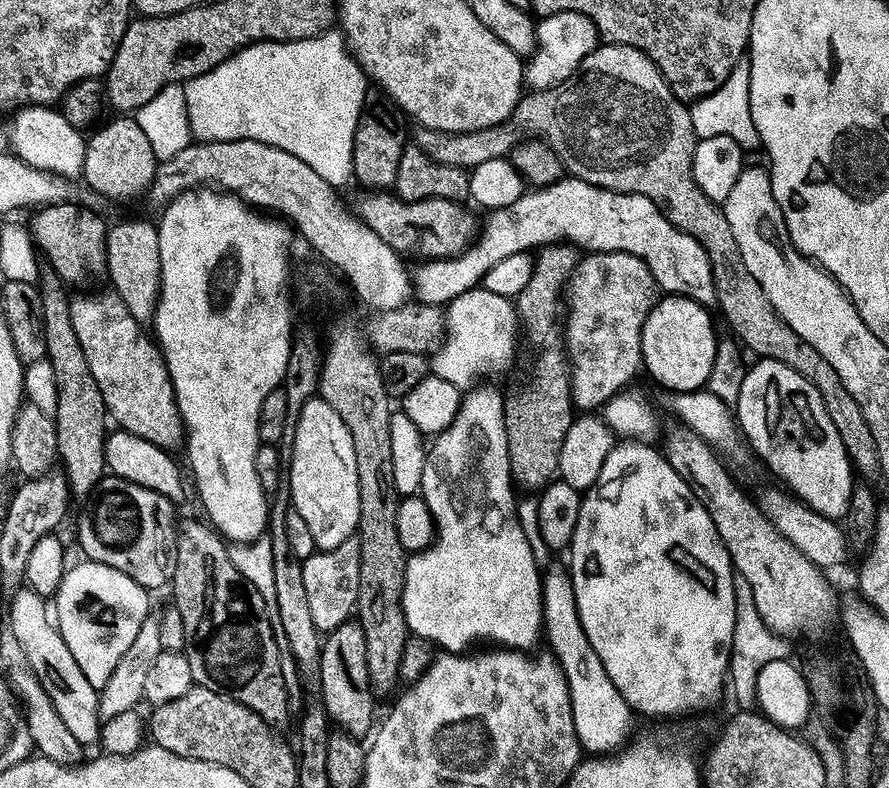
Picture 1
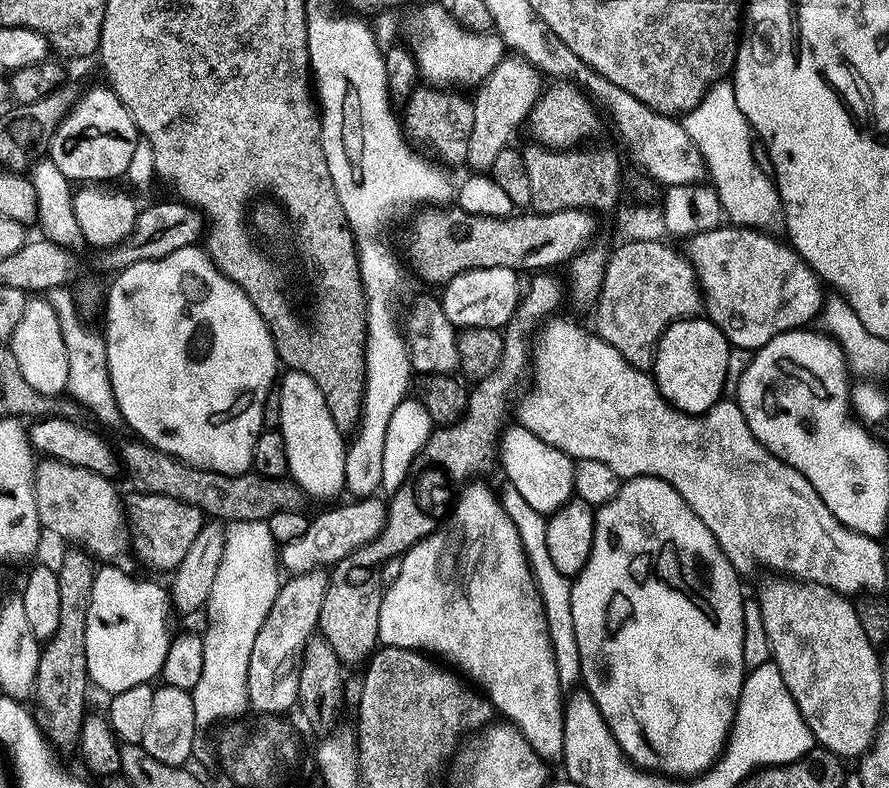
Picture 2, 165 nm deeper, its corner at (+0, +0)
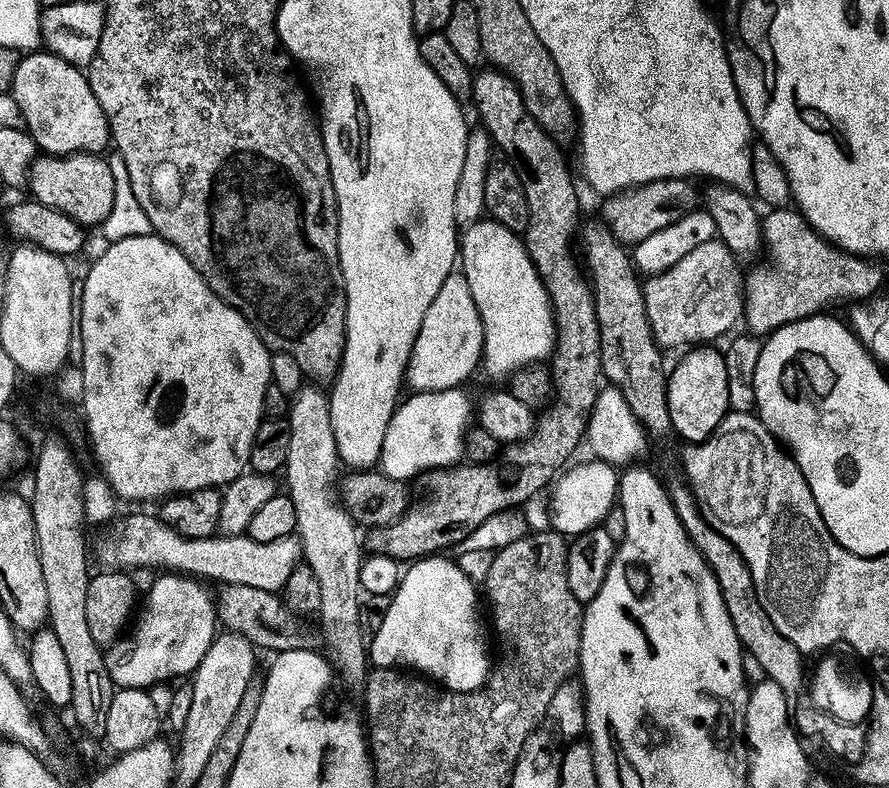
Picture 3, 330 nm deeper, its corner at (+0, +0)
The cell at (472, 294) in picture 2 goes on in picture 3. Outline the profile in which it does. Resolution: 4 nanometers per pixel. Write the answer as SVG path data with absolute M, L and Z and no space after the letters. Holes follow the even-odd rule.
M453 270L446 282L442 282L438 294L434 294L434 302L430 302L426 318L422 318L418 338L408 359L407 387L409 384L413 393L460 388L463 380L475 368L481 367L483 354L484 323L478 314L474 294L470 292L463 271Z

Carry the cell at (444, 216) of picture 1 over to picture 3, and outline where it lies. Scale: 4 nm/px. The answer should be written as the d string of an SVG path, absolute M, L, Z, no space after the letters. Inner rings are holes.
M666 178L649 184L636 184L633 188L607 197L603 203L602 223L610 229L617 242L625 246L635 246L650 238L650 234L658 234L658 230L697 211L698 192L696 196L696 188L688 178Z

